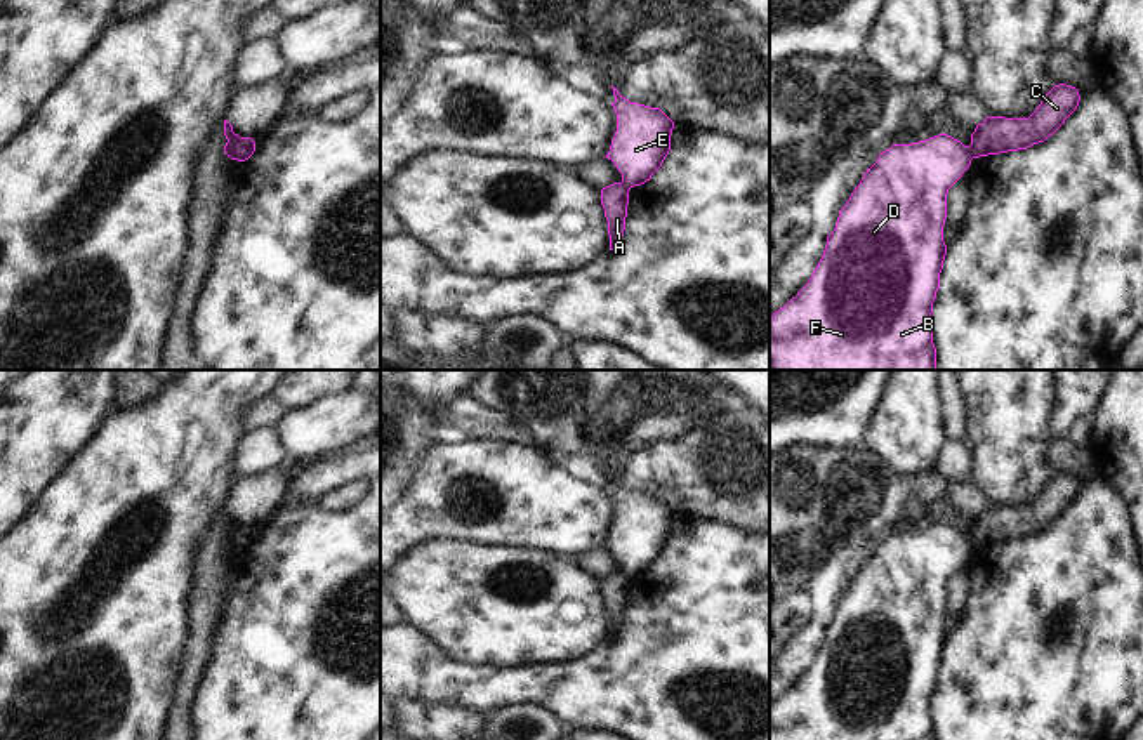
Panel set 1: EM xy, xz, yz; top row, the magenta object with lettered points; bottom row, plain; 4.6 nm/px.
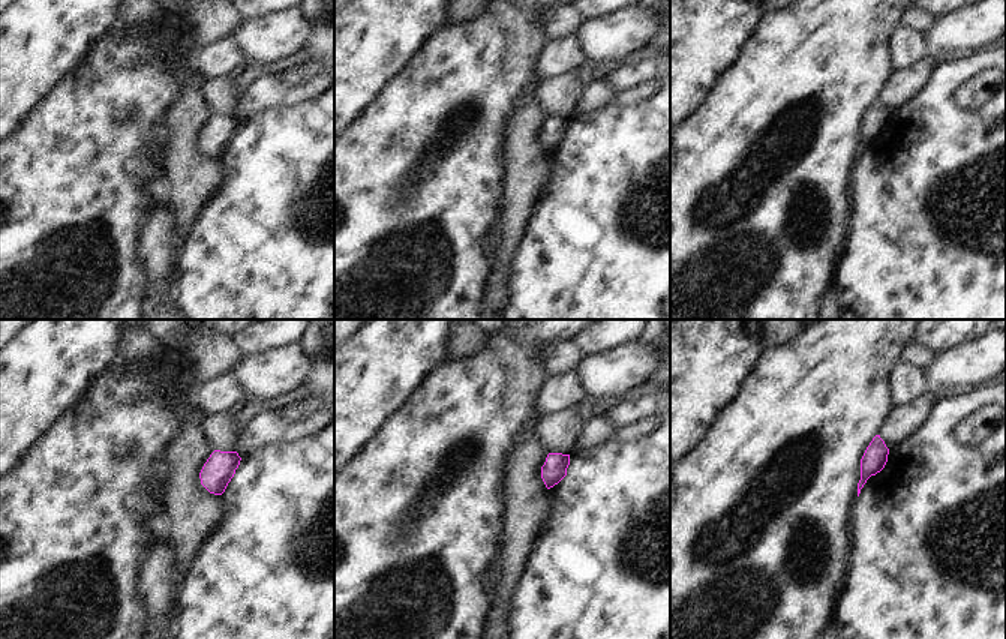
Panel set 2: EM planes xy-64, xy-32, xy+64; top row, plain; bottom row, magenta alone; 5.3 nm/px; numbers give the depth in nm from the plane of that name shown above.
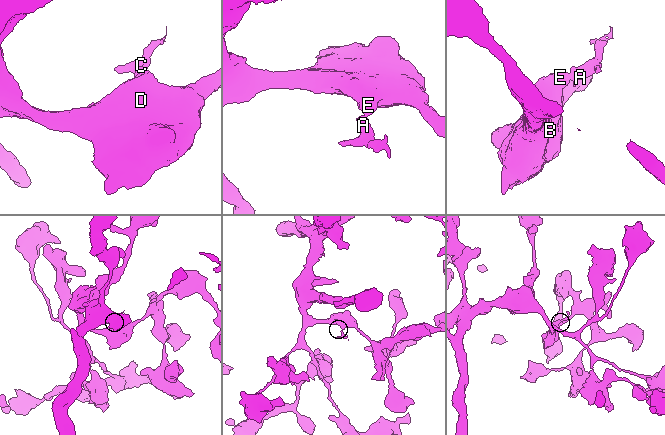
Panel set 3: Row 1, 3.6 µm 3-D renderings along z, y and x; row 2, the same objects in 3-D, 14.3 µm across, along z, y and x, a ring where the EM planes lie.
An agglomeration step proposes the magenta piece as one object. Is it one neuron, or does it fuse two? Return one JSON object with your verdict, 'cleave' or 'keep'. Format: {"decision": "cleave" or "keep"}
{"decision": "cleave"}

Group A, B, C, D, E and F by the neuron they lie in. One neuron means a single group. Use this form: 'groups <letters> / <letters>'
groups A C / B D E F

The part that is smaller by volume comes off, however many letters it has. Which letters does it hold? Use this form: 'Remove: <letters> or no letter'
Remove: A, C.

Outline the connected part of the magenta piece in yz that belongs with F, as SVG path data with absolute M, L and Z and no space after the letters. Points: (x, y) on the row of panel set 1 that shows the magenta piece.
M947 134L893 144L879 155L839 210L836 229L827 236L808 283L770 318L770 370L936 370L929 316L947 255L947 193L971 160L971 144L964 146Z

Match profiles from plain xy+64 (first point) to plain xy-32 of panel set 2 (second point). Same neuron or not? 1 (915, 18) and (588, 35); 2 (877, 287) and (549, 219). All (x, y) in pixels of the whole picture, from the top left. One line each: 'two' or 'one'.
1: two
2: one

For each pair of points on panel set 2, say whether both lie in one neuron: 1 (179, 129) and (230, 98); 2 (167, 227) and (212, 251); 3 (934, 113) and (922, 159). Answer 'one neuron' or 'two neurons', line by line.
1: two neurons
2: two neurons
3: one neuron

